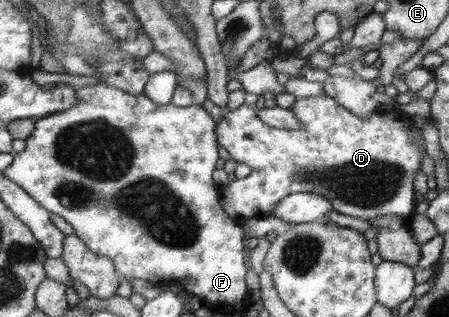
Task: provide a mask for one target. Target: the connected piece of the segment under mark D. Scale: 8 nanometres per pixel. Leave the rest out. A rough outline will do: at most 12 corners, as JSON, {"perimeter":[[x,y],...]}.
{"perimeter":[[323,92],[296,129],[243,103],[223,111],[228,216],[265,218],[286,195],[360,219],[413,215],[409,117],[359,119]]}

